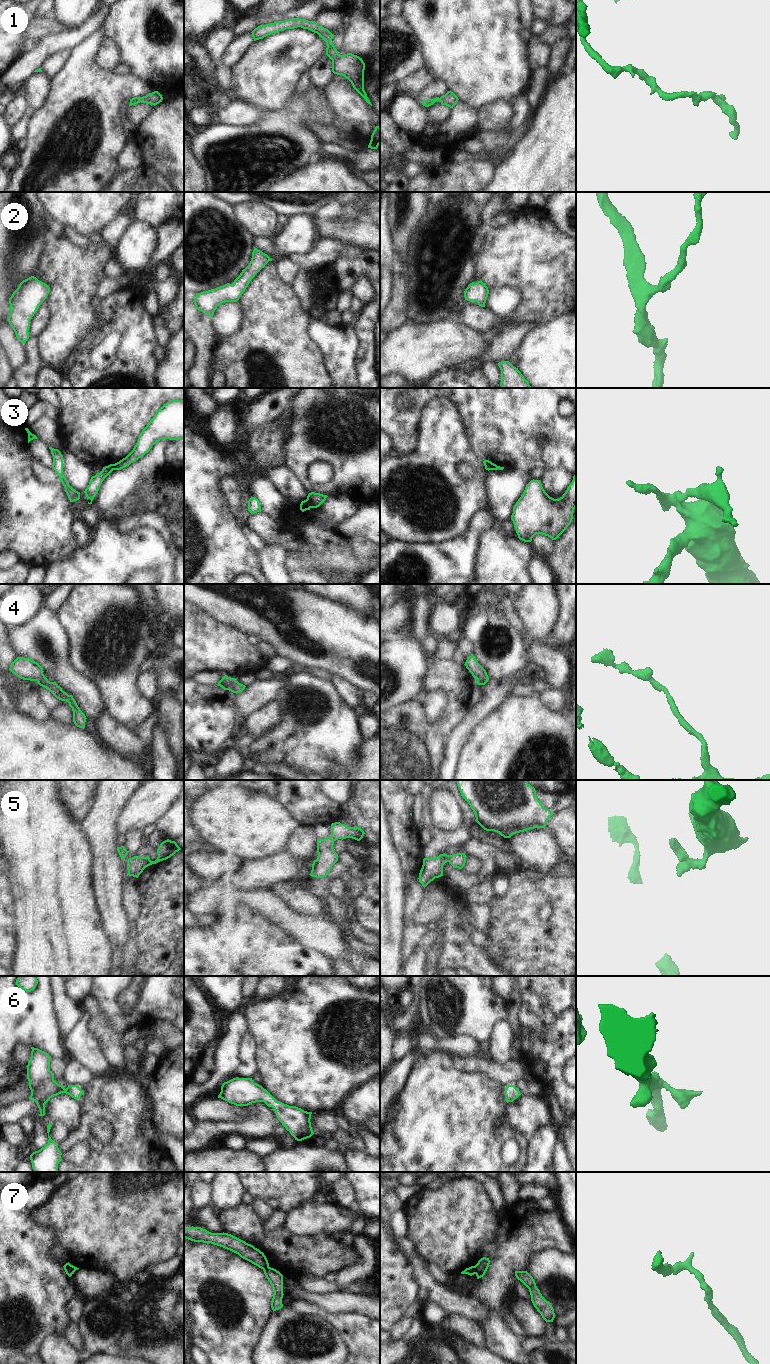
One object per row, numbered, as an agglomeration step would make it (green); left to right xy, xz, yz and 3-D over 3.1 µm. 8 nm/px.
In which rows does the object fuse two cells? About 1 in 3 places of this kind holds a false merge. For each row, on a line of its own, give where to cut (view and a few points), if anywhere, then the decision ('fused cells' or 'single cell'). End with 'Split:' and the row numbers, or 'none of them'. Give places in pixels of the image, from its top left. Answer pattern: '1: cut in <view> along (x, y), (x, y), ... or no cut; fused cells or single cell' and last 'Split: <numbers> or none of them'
1: no cut; single cell
2: no cut; single cell
3: cut in xz along (307, 498), (311, 507); fused cells
4: no cut; single cell
5: no cut; single cell
6: no cut; single cell
7: cut in yz along (474, 1266), (476, 1273); fused cells
Split: 3, 7

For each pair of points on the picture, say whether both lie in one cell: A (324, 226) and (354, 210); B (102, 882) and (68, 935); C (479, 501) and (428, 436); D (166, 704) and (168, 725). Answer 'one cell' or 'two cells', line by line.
A: two cells
B: two cells
C: one cell
D: one cell

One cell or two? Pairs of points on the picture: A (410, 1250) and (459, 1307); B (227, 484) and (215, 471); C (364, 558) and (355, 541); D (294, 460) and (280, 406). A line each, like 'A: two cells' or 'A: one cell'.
A: one cell
B: two cells
C: one cell
D: two cells

